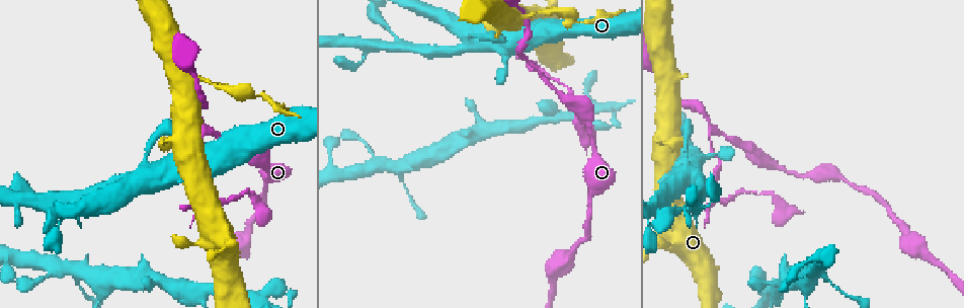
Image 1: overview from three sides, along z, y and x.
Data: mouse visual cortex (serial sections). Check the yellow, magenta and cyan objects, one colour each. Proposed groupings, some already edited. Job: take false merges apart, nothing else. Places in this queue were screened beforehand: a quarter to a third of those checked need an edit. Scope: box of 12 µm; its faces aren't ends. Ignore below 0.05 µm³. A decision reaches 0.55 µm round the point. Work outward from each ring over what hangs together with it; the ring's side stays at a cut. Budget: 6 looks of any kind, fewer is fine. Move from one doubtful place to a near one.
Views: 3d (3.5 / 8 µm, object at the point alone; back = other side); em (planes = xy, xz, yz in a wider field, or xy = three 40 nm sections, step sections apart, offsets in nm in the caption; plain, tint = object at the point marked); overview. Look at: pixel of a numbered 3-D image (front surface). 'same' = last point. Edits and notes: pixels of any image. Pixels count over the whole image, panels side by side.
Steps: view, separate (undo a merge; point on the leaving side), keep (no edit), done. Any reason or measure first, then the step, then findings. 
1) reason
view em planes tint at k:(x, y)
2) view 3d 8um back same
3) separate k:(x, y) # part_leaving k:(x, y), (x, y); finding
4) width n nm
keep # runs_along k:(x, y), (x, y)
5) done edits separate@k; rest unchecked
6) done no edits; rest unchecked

side arm on a straight run
view 3d 3.5um at 1:(536, 68)

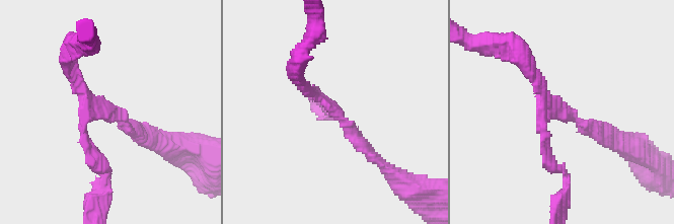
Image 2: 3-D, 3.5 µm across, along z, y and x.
view em xy step 3 tint at 2:(331, 112)

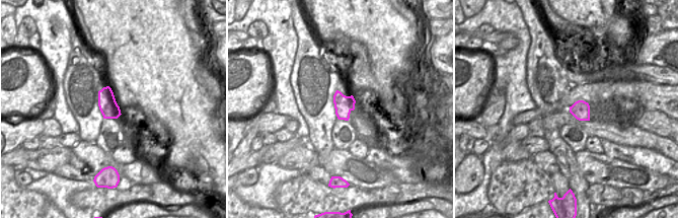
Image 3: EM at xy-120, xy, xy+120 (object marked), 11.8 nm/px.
separate 2:(104, 172) # two cells meet here

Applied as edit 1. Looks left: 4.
sharp bend
view 3d 3.5um at 1:(520, 16)

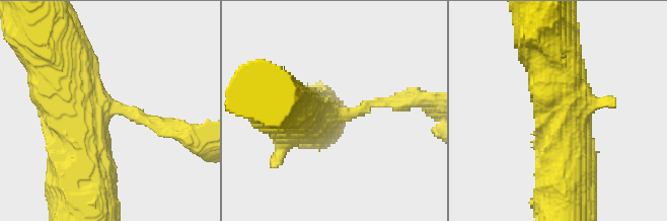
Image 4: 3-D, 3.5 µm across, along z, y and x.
shape alone is not enough
view em planes plain at 4:(107, 108)

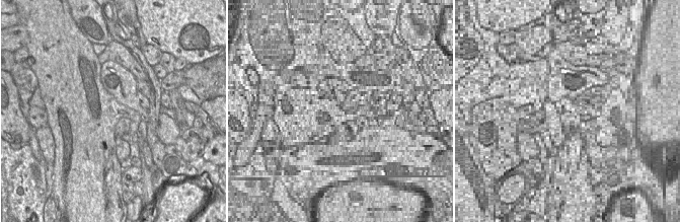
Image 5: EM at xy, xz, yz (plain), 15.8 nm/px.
where the object lies
view em planes tint same

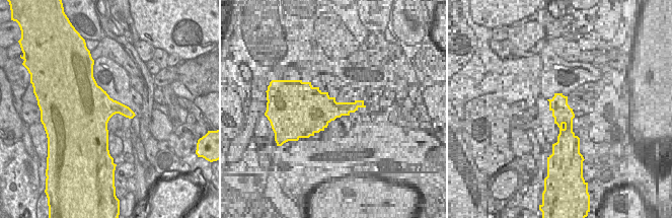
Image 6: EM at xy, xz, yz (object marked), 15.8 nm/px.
width 700 nm
keep # runs_along 4:(85, 187), (85, 118), (54, 59); all the same cell

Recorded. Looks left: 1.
done edits separate@2; rest unchecked

